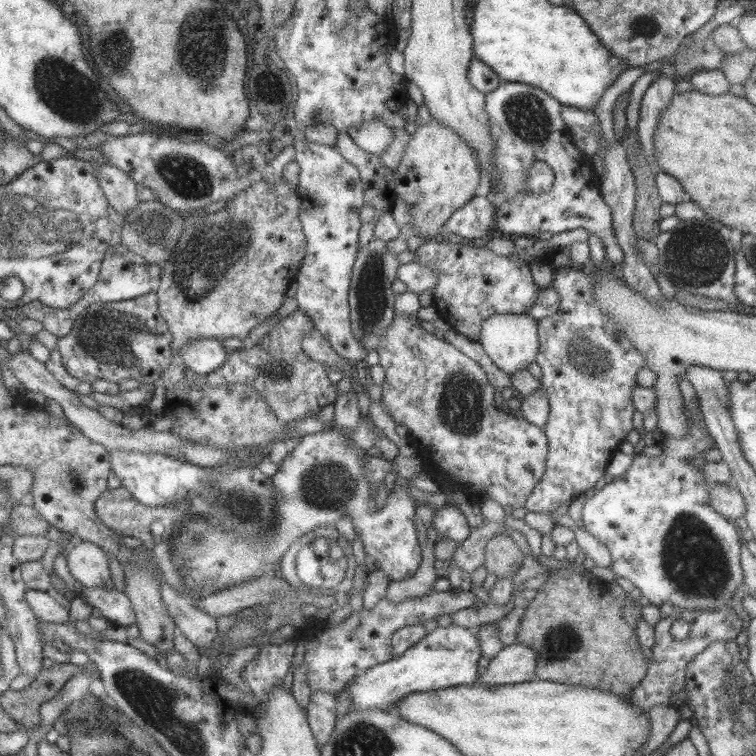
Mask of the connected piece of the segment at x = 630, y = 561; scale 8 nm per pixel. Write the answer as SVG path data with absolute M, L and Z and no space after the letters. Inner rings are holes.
M687 420L686 426L688 436L685 439L664 436L663 441L657 444L662 455L648 457L639 452L633 456L623 474L605 483L602 489L595 490L589 499L585 499L582 521L584 530L609 550L609 568L614 577L629 580L636 596L644 596L657 607L667 602L674 607L674 613L683 610L715 612L721 606L730 606L733 592L744 582L739 560L744 541L737 525L707 504L709 483L701 476L701 468L687 462L687 458L697 457L700 452L713 448L713 442L709 442L705 438L705 431L691 421Z

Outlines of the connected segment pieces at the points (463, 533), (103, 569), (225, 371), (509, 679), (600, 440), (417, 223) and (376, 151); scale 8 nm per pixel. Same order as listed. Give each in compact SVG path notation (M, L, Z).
M445 504L436 509L429 525L437 531L439 537L449 538L457 544L463 542L470 532L465 516L455 505Z
M76 540L75 544L66 554L67 567L71 576L83 587L95 588L104 586L106 580L111 578L108 556L103 549L89 541Z
M300 311L285 316L261 338L257 345L247 344L227 354L224 365L205 376L205 383L213 387L227 383L252 386L273 411L276 420L289 424L307 414L317 413L325 404L333 403L335 382L327 379L328 367L314 362L303 353L303 340L313 336L314 323Z
M517 642L503 646L489 660L474 682L491 685L509 685L534 679L535 651Z
M570 268L556 269L552 287L559 295L559 307L537 324L539 353L535 362L541 368L539 384L547 393L549 412L542 429L547 440L544 473L525 499L524 507L529 512L551 513L565 500L574 502L578 494L587 492L604 474L607 462L633 429L631 414L635 409L631 392L638 386L635 376L646 366L646 361L614 319L600 310L592 294L595 284L593 275Z
M430 119L426 124L411 128L411 135L407 146L403 152L399 164L393 169L393 196L394 200L401 199L408 206L407 213L411 215L413 229L417 235L421 233L423 237L429 239L440 237L444 229L445 221L451 216L453 211L461 208L467 200L475 194L475 188L479 184L479 161L473 153L473 149L449 127L439 123L437 119Z
M363 121L353 124L346 133L361 150L377 156L381 156L387 150L393 138L391 128L383 125L381 121Z

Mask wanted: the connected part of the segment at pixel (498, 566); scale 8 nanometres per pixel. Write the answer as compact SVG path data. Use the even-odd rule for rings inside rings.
M506 535L490 538L483 549L481 564L486 567L487 573L493 573L497 578L513 576L522 566L523 553Z

